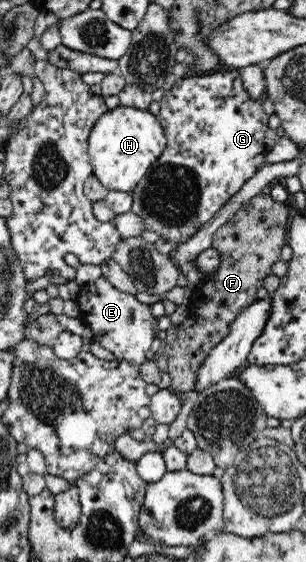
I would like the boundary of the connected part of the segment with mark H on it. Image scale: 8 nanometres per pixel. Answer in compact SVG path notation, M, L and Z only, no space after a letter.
M120 105L94 122L88 136L87 153L94 176L109 191L132 192L163 153L166 142L163 126L157 116L147 108Z

